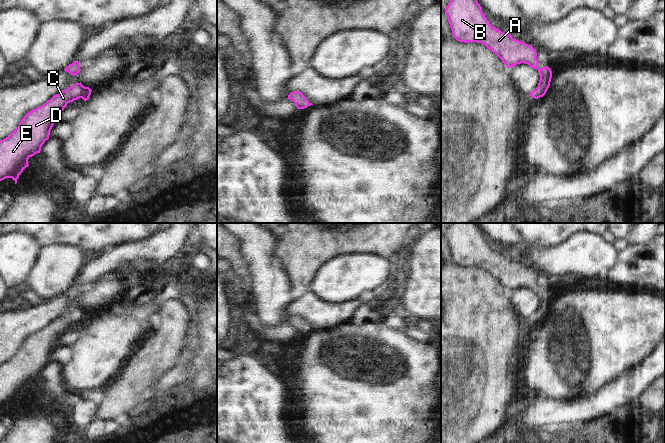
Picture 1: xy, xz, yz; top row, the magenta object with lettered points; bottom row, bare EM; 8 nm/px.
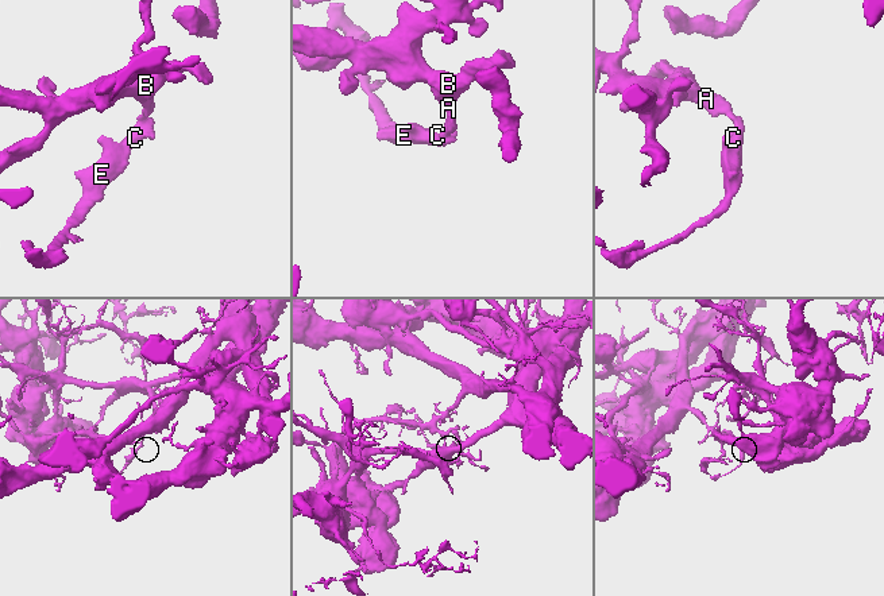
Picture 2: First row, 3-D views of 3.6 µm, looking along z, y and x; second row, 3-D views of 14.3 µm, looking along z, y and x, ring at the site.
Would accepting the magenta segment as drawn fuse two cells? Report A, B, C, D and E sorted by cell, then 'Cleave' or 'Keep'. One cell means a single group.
Groups: A B C D E. Keep.

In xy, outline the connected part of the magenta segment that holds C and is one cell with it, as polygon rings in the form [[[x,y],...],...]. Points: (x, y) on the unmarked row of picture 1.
[[[75,307],[28,336],[19,350],[0,365],[0,405],[12,402],[16,408],[19,399],[29,390],[28,383],[40,377],[42,369],[49,363],[58,338],[74,324],[88,324],[91,316],[89,311]]]

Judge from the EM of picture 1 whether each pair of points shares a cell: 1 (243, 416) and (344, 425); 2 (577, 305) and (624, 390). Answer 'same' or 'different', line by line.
1: different
2: different

